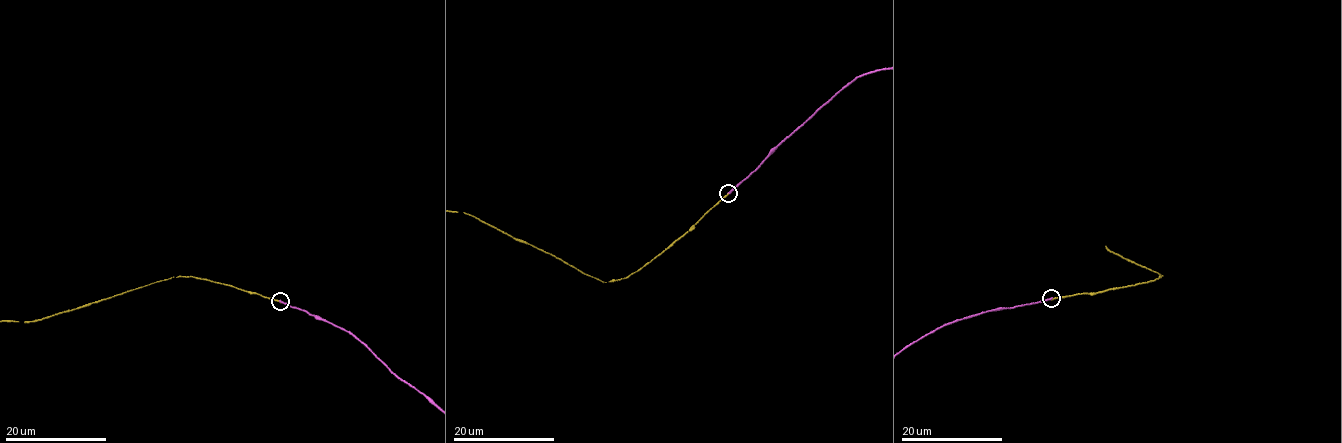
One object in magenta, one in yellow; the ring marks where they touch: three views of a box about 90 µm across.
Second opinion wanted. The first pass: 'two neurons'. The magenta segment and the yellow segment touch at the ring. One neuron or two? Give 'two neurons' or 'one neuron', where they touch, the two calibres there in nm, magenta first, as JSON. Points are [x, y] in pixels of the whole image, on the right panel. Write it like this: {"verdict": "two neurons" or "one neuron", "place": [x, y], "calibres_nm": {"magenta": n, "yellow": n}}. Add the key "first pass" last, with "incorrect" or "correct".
{"verdict": "two neurons", "place": [1051, 298], "calibres_nm": {"magenta": 260, "yellow": 180}, "first pass": "correct"}

